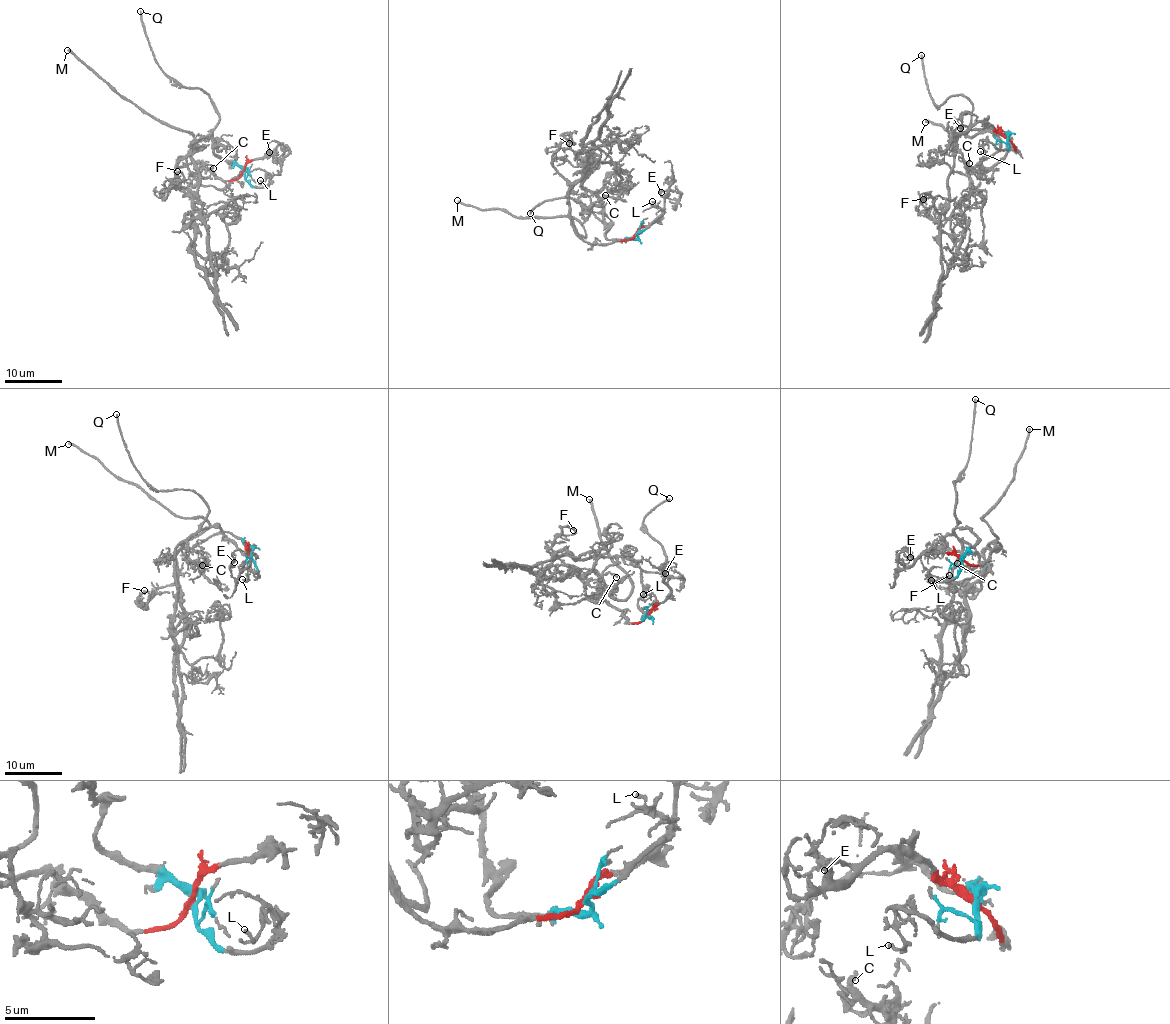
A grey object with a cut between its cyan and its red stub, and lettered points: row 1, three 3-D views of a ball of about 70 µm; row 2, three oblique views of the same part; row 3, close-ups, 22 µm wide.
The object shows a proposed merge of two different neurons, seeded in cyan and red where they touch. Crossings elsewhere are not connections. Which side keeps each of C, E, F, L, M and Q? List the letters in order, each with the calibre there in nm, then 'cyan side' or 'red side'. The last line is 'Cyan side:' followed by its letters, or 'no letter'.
C: 160 nm | cyan side
E: 240 nm | red side
F: 240 nm | red side
L: 170 nm | cyan side
M: 280 nm | red side
Q: 240 nm | cyan side
Cyan side: C, L, Q

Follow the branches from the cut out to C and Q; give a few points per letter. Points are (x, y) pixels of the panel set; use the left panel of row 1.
C: (243, 172), (220, 160), (212, 133), (198, 141), (186, 164), (199, 175), (208, 164), (213, 168)
Q: (243, 172), (213, 150), (212, 130), (219, 113), (209, 98), (198, 88), (175, 82), (160, 68), (140, 11)

